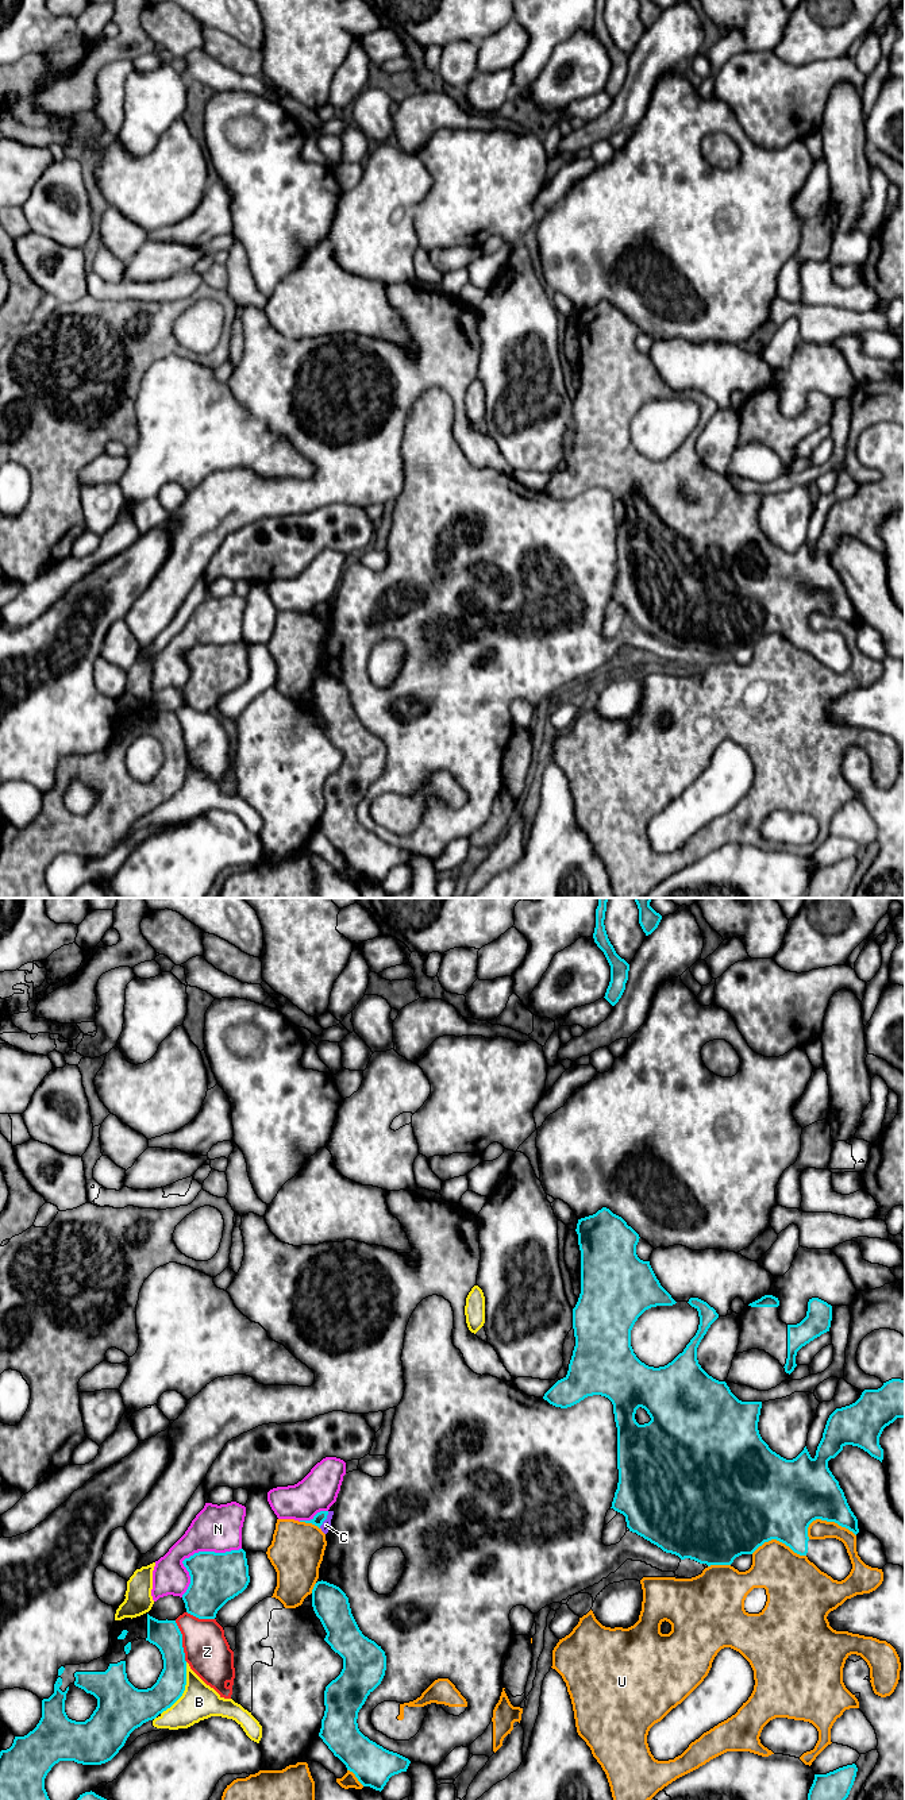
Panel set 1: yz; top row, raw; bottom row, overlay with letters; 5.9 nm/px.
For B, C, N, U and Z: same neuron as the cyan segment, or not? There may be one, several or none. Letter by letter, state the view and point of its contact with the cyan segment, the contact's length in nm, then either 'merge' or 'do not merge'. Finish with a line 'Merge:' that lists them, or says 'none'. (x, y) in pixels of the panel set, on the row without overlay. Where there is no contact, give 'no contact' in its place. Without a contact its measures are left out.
B: yz (184, 782) | 340 nm | do not merge
C: yz (324, 612) | 120 nm | do not merge
N: yz (195, 646) | 460 nm | do not merge
U: yz (831, 613) | 300 nm | do not merge
Z: yz (181, 733) | 260 nm | do not merge
Merge: none

